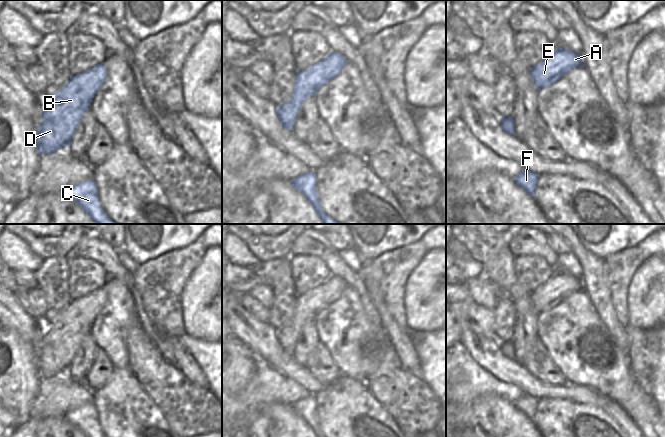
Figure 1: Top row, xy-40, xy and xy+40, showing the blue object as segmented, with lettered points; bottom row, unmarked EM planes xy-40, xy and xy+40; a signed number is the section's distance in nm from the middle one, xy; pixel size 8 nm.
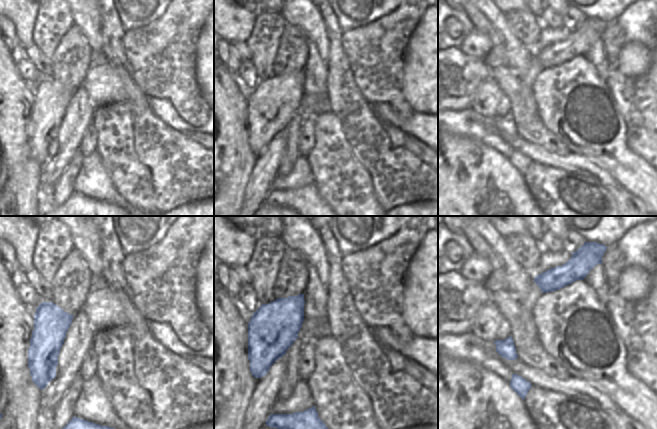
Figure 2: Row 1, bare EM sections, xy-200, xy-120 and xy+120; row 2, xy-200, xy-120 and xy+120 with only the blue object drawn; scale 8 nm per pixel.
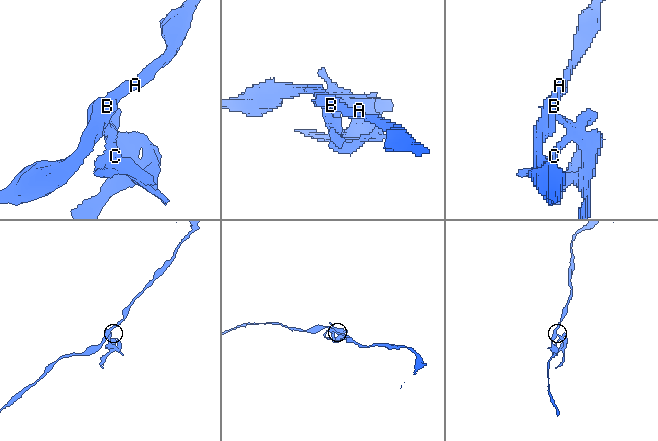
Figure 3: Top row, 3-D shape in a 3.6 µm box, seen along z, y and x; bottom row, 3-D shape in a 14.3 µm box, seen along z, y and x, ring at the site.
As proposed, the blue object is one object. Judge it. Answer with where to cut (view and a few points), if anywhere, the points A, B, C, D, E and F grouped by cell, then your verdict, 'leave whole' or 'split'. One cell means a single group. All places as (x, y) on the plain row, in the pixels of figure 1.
xy (281, 345), (285, 351) | A B D E / C F | split

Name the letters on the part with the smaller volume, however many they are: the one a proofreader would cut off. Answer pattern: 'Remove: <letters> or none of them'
Remove: C, F

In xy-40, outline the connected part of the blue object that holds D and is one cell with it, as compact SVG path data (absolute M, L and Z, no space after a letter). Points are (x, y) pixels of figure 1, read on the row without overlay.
M104 287L97 288L93 292L75 300L54 318L51 324L47 324L42 335L42 345L38 350L38 377L53 378L60 374L61 370L67 371L72 359L82 341L90 334L90 327L106 303L106 291Z

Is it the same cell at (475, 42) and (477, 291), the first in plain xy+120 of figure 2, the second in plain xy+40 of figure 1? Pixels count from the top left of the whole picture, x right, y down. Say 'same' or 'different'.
same

